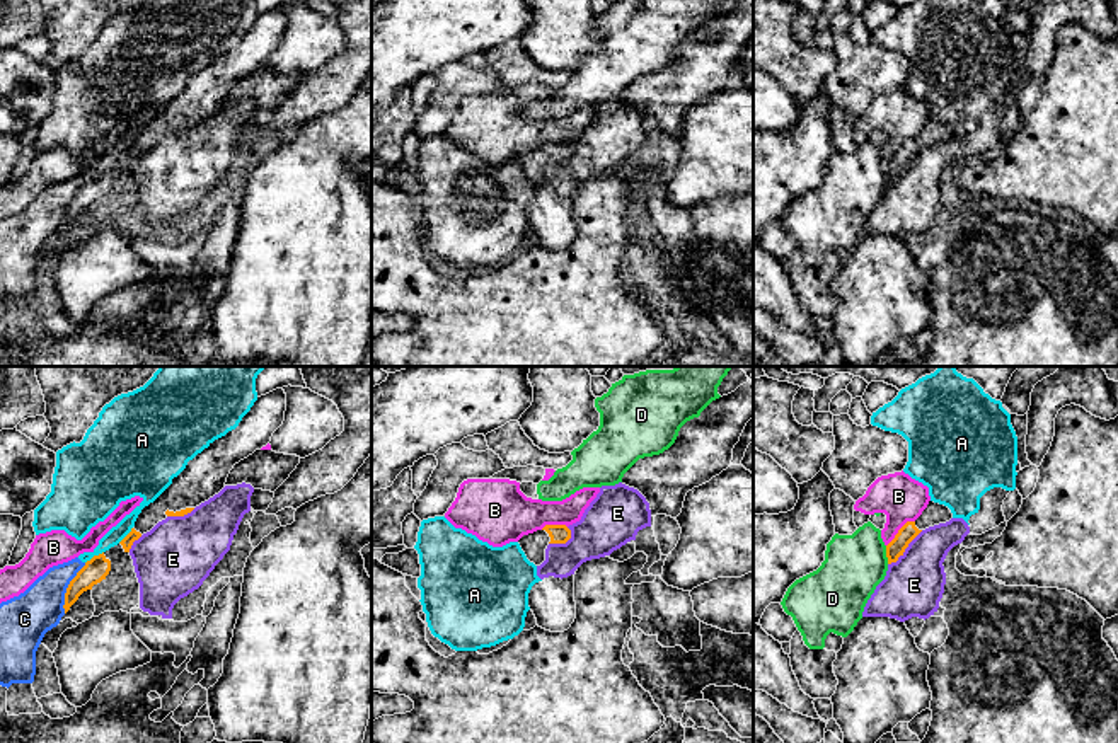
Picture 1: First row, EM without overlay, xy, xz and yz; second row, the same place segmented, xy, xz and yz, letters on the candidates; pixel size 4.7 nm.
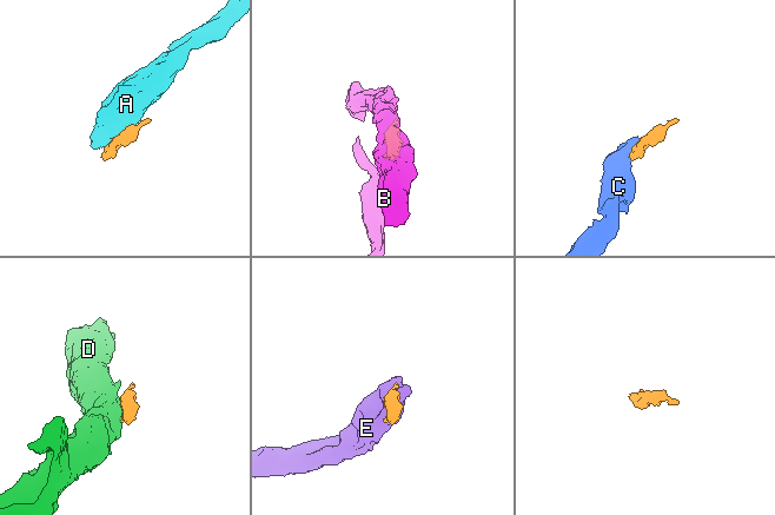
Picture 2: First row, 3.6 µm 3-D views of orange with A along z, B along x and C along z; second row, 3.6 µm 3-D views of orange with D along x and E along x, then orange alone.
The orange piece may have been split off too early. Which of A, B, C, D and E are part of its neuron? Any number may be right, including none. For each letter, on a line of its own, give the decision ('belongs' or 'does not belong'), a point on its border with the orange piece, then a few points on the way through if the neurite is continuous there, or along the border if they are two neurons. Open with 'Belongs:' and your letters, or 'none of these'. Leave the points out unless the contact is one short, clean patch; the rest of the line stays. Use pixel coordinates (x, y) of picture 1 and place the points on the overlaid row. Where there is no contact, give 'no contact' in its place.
Belongs: none of these
A: does not belong; contact xy (94, 556); border xy (103, 551), (86, 563)
B: does not belong; contact yz (899, 530)
C: does not belong; contact xy (67, 588); border xy (86, 563), (67, 588), (63, 612)
D: does not belong; contact yz (887, 554); border yz (885, 546), (888, 563)
E: does not belong; contact yz (905, 547); border yz (922, 530), (888, 564)

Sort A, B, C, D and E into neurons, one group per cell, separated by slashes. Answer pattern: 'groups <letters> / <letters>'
groups A C / B / D / E

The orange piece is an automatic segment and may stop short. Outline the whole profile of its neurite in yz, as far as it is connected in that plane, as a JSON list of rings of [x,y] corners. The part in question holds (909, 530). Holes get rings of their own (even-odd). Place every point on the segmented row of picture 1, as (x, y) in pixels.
[[[929,501],[927,508],[915,521],[907,521],[895,539],[886,545],[888,564],[896,562],[903,556],[908,544],[925,528],[946,523],[953,518],[948,506]]]

